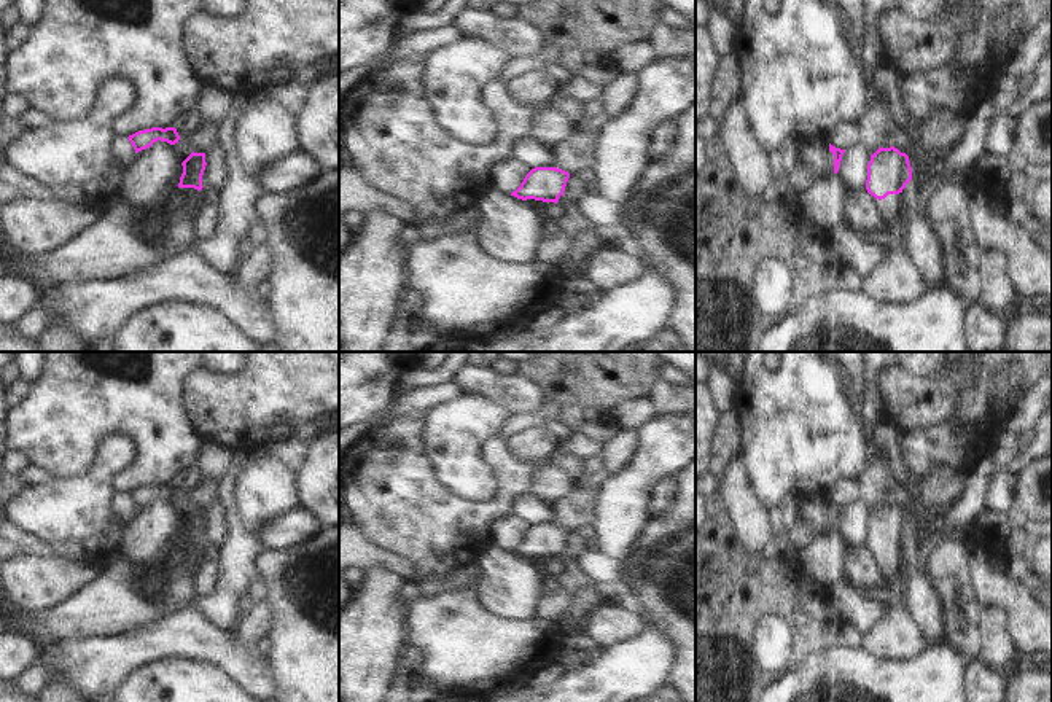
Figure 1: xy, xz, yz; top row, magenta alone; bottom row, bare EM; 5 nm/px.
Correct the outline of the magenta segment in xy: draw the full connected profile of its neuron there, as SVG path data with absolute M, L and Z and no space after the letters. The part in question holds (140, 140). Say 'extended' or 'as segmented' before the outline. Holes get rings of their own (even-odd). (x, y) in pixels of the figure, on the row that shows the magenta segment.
as segmented; M151 127L145 131L138 131L127 137L132 143L135 153L150 148L154 142L167 142L170 145L178 143L180 135L175 127Z

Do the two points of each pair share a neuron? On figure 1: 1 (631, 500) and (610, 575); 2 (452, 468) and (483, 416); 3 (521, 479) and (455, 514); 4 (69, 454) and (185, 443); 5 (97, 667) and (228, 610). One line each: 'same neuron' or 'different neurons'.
1: different neurons
2: same neuron
3: same neuron
4: same neuron
5: different neurons

